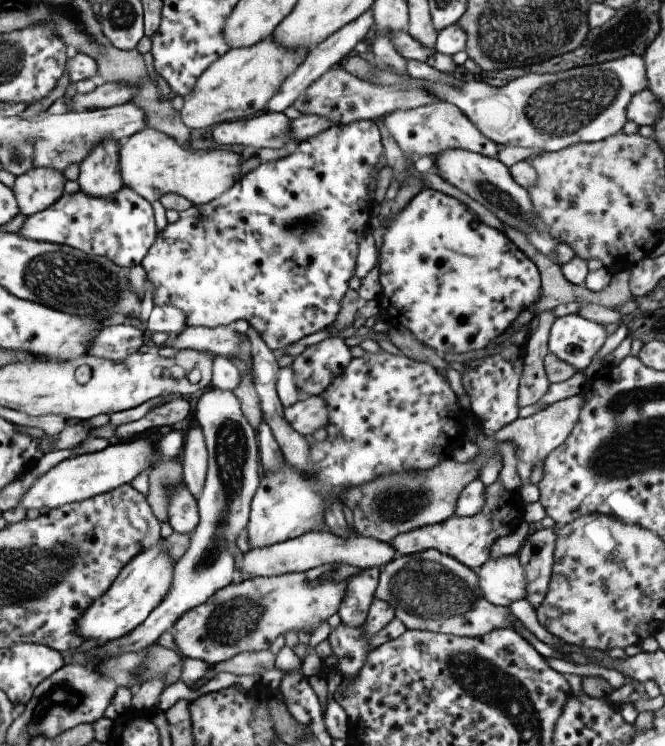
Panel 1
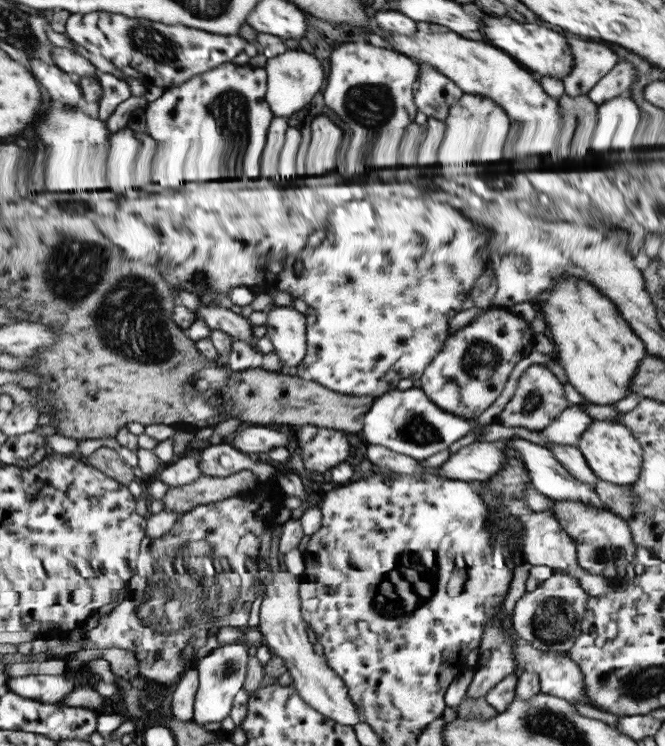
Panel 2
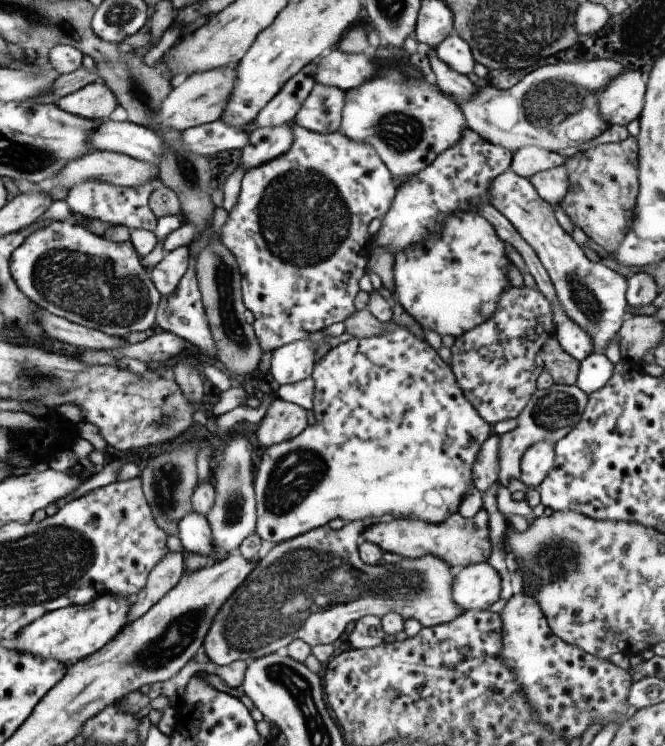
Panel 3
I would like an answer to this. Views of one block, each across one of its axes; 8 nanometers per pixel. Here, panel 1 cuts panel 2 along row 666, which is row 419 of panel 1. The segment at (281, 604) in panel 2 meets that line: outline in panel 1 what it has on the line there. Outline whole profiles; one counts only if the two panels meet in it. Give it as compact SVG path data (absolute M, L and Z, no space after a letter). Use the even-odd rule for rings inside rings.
M320 395L302 396L283 410L285 422L300 436L310 439L317 428L328 424L328 408Z

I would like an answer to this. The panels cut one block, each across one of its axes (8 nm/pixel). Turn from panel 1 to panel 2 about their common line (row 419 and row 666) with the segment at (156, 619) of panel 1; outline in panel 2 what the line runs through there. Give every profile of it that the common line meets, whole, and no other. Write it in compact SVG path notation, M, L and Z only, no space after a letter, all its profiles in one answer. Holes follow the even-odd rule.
M235 642L221 645L203 658L199 658L197 665L193 666L197 672L198 687L192 704L193 716L191 720L202 726L206 722L220 722L229 714L233 699L245 680L248 650L247 645Z

